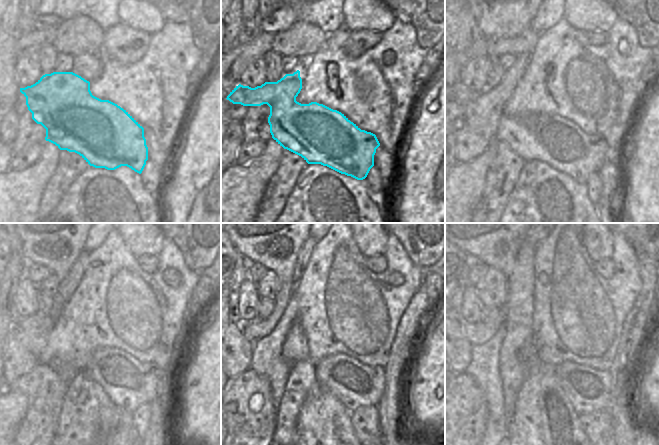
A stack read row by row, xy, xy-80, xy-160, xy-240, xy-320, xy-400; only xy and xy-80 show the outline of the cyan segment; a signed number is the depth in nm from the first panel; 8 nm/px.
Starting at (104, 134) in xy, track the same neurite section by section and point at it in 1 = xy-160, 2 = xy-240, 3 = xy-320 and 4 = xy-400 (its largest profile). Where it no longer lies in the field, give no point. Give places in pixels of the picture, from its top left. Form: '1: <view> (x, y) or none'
1: xy-160 (550, 138)
2: xy-240 (129, 383)
3: xy-320 (354, 384)
4: xy-400 (588, 389)

